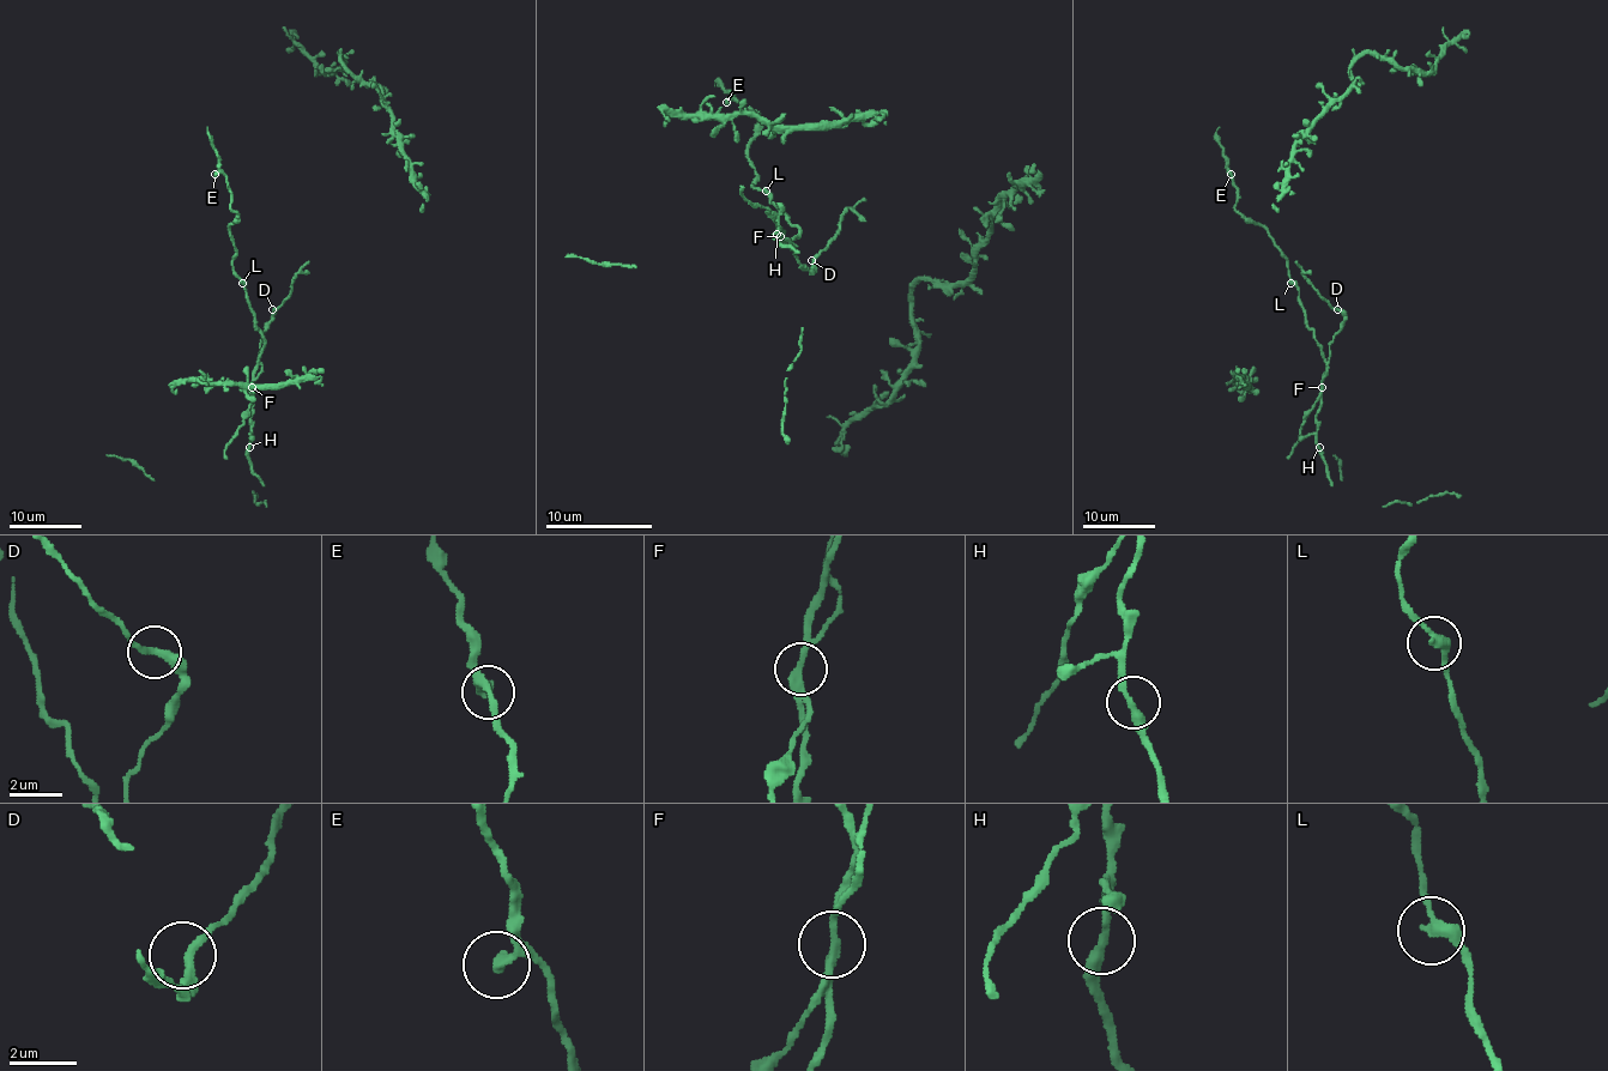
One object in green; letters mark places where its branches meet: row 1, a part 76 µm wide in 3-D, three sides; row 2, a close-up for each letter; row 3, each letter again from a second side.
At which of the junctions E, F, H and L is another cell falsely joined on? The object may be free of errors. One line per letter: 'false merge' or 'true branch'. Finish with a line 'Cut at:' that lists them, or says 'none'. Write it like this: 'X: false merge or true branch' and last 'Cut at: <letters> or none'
E: true branch
F: false merge
H: true branch
L: true branch
Cut at: F

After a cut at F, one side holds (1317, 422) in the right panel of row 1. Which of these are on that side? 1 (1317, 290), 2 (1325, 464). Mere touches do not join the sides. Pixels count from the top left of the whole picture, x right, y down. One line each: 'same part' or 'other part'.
1: other part
2: same part

